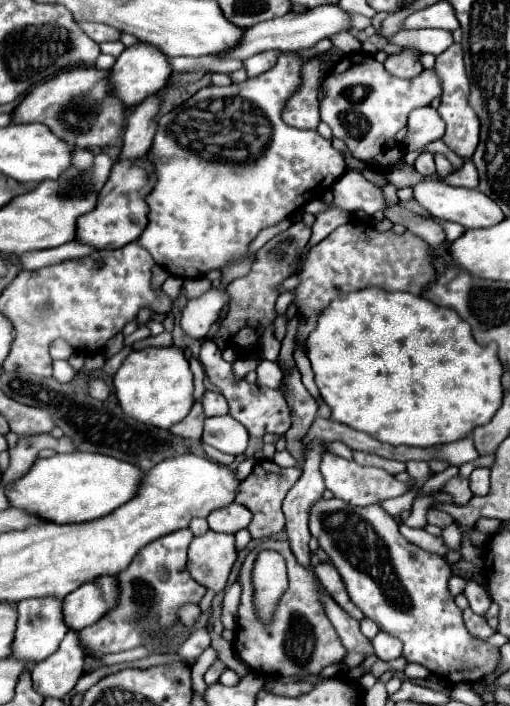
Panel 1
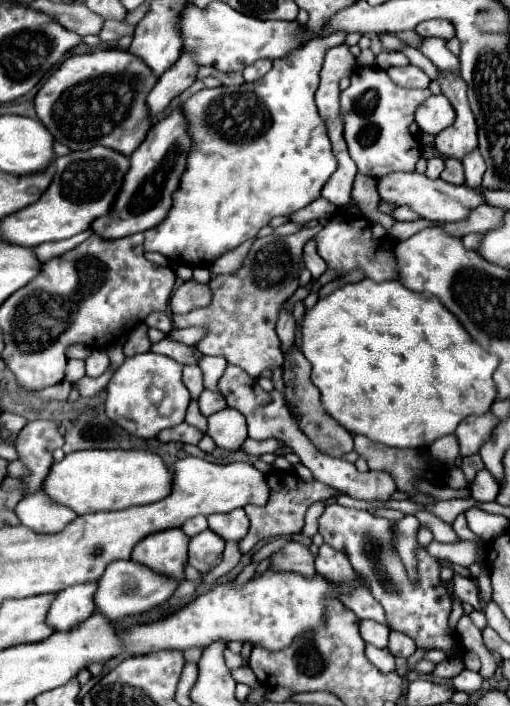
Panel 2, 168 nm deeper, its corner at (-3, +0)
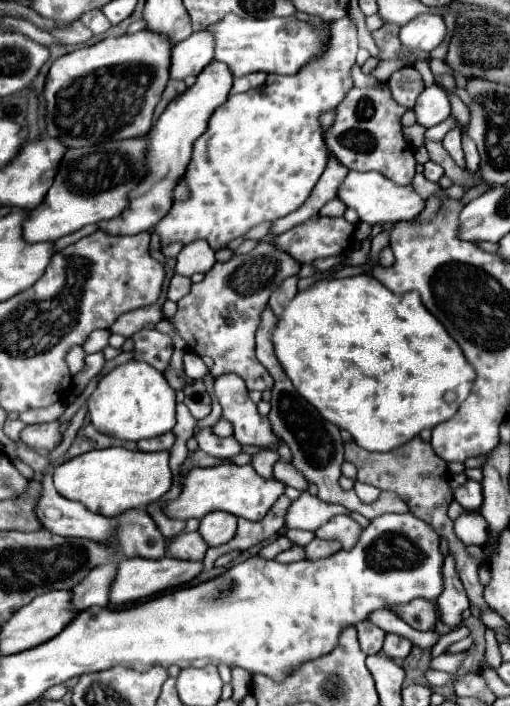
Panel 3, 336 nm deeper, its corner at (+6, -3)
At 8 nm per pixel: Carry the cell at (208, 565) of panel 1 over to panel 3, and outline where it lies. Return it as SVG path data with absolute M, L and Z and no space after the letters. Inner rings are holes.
M185 531L167 541L167 553L177 559L185 559L185 561L195 559L197 561L197 559L205 557L205 551L207 551L207 543L203 541L203 537L197 531L195 533Z

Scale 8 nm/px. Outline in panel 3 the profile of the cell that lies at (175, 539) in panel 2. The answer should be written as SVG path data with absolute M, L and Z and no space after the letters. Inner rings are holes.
M127 511L115 517L117 539L127 557L161 559L165 555L165 539L147 511Z

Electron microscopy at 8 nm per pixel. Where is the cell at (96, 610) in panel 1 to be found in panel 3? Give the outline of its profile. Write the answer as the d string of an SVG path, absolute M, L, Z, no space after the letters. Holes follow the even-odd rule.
M133 557L133 559L123 559L119 563L119 571L115 577L115 583L111 587L111 603L113 605L123 605L139 599L147 599L151 595L181 587L195 579L203 571L203 561L181 561L173 557L163 557L163 559L143 559L143 557Z

